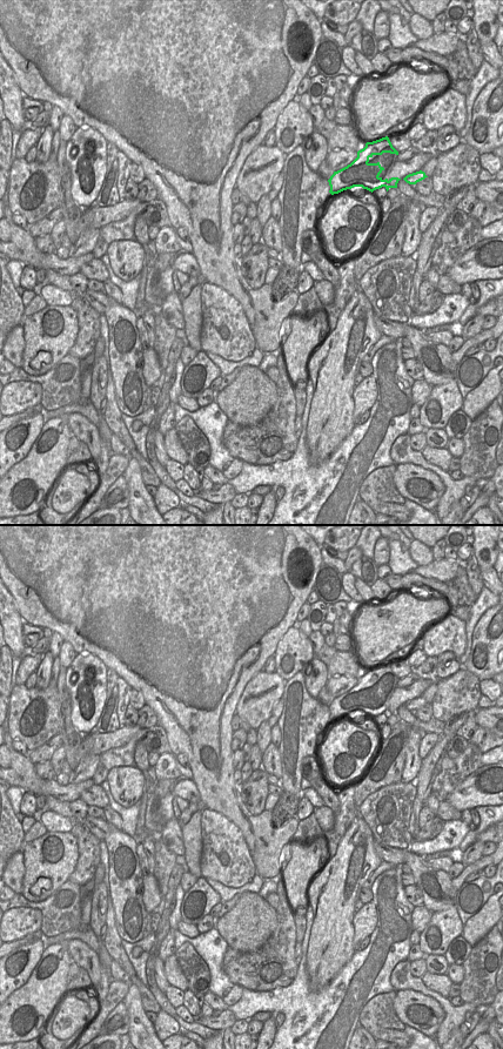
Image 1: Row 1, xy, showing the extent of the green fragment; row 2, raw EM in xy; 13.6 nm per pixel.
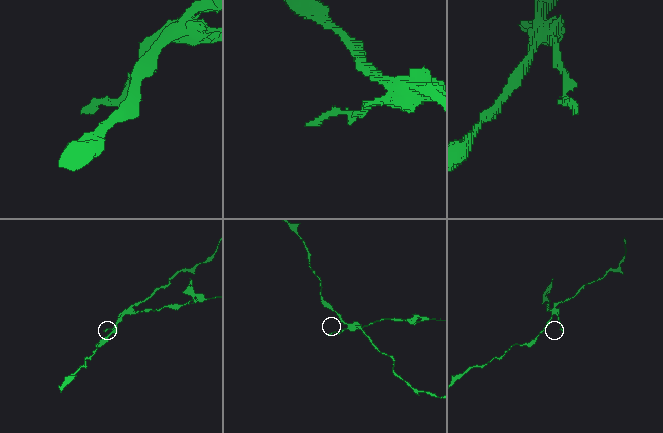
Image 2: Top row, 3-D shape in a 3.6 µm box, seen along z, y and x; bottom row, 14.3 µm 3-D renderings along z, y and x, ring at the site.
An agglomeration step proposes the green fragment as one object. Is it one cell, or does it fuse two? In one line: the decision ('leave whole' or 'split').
split

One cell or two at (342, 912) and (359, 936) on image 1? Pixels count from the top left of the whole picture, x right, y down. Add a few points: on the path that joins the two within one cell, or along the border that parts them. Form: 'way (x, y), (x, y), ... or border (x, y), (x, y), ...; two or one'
border (354, 913), (353, 947), (355, 950); two

